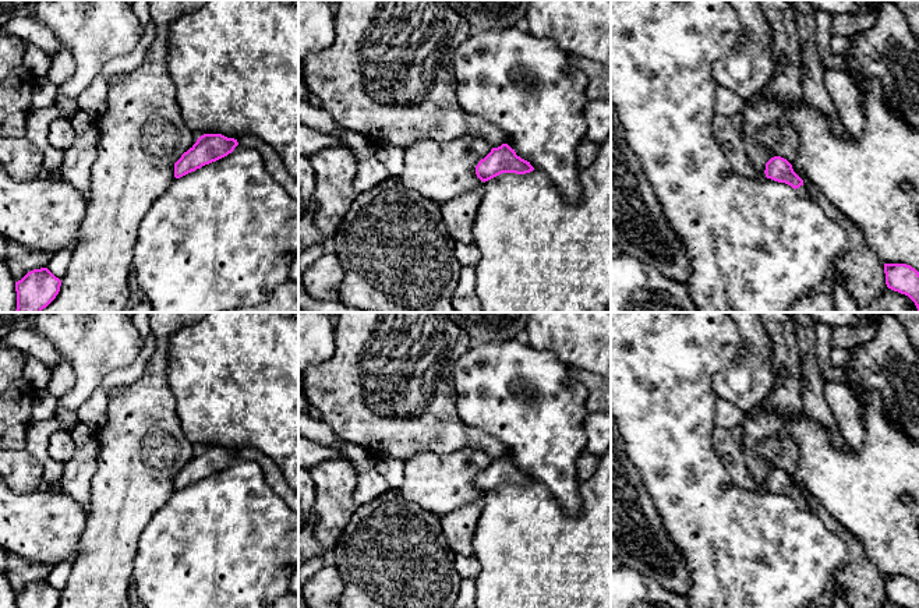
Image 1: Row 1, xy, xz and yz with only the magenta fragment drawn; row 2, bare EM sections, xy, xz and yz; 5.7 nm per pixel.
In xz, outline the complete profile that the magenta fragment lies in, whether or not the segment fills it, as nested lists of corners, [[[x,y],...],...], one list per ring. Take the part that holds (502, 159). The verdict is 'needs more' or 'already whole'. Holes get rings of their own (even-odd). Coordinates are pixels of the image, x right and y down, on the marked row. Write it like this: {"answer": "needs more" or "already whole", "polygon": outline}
{"answer": "already whole", "polygon": [[[508,144],[492,148],[491,152],[478,162],[476,174],[481,181],[488,181],[502,173],[526,174],[533,172],[530,162],[516,155]]]}

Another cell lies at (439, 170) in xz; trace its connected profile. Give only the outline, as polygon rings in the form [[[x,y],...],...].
[[[476,137],[445,142],[417,141],[404,148],[404,169],[400,174],[407,188],[442,205],[457,195],[484,185],[476,166],[492,146]]]

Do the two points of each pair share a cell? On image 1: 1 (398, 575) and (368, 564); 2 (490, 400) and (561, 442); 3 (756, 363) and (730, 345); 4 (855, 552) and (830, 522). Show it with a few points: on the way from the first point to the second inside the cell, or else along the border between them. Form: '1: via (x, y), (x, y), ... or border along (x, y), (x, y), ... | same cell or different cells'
1: via (391, 568), (386, 564), (375, 564) | same cell
2: via (508, 405), (523, 405), (543, 424) | same cell
3: border along (738, 327), (742, 347), (716, 373) | different cells
4: via (854, 545), (837, 529) | same cell

